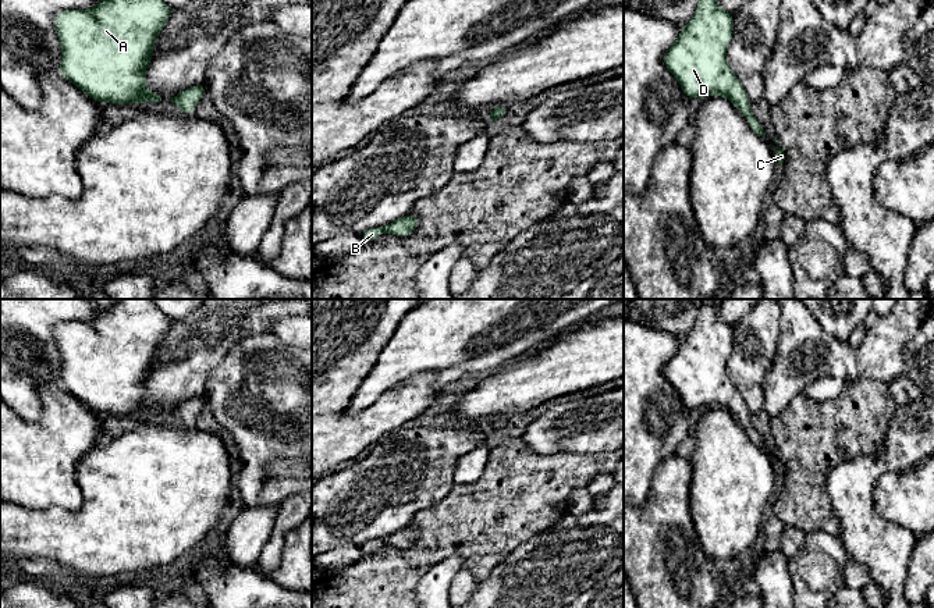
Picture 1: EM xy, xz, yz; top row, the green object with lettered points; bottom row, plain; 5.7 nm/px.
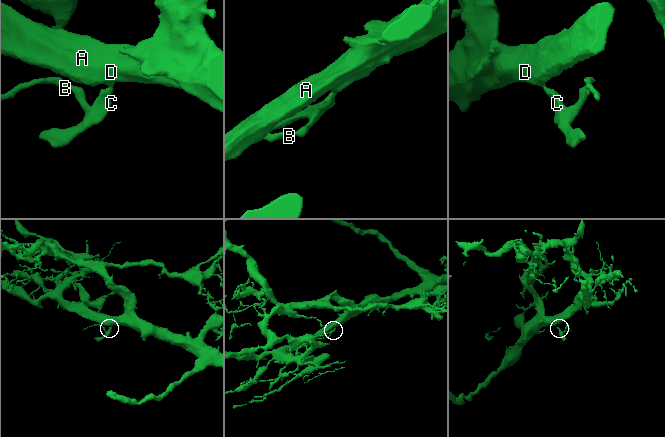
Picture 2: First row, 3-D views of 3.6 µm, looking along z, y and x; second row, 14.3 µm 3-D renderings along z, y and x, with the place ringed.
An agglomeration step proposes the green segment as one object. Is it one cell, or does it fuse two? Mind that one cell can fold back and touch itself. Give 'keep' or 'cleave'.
keep

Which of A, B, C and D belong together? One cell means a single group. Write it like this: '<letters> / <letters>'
A B C D

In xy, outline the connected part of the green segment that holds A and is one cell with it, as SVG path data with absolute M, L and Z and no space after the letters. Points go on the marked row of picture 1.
M99 0L90 10L58 11L54 17L61 46L58 72L102 104L161 102L145 86L145 70L153 58L157 33L167 25L171 11L163 0Z

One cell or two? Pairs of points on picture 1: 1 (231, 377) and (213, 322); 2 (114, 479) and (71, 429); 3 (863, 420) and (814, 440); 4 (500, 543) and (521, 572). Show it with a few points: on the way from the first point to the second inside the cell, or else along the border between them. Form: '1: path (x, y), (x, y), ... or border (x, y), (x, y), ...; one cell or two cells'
1: border (249, 336), (231, 348), (210, 372), (206, 384); two cells
2: border (95, 445), (78, 462), (77, 482); two cells
3: path (851, 426), (837, 434), (827, 434); one cell
4: border (536, 534), (517, 546), (496, 565), (487, 578); two cells

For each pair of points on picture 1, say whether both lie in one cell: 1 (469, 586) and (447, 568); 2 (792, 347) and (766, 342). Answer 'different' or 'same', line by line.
1: different
2: different

